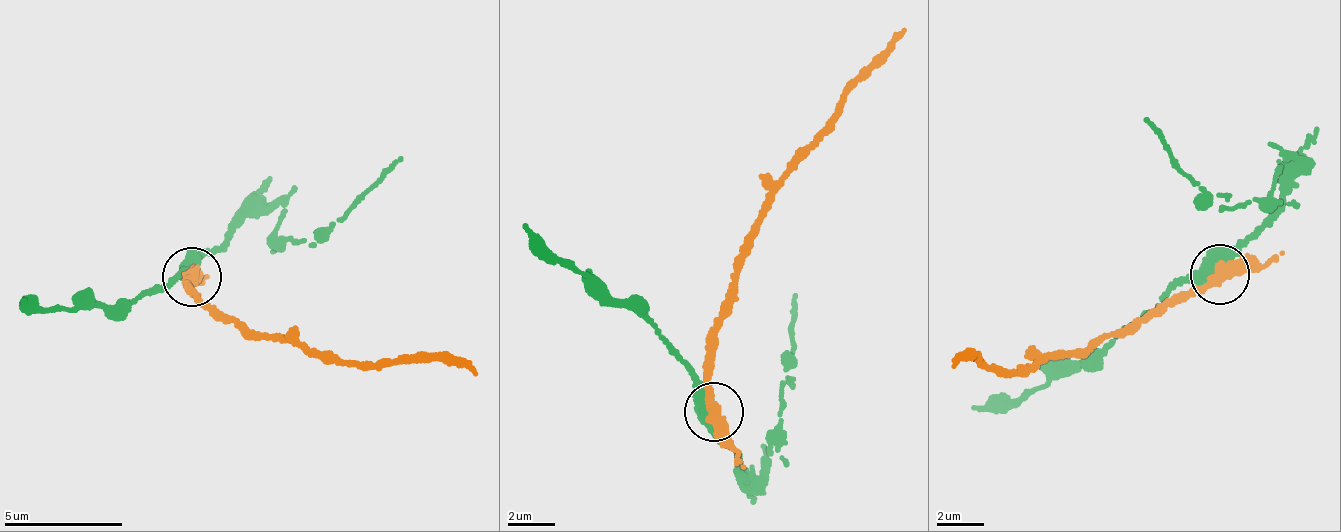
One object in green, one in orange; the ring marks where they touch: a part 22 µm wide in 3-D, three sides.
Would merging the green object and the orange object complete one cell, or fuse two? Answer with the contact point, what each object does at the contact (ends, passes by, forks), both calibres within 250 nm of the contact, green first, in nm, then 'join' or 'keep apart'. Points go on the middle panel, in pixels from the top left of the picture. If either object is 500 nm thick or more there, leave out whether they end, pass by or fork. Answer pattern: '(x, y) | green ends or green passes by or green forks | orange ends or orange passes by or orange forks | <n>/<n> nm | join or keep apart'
(714, 411) | green forks | orange passes by | 360/440 nm | keep apart

